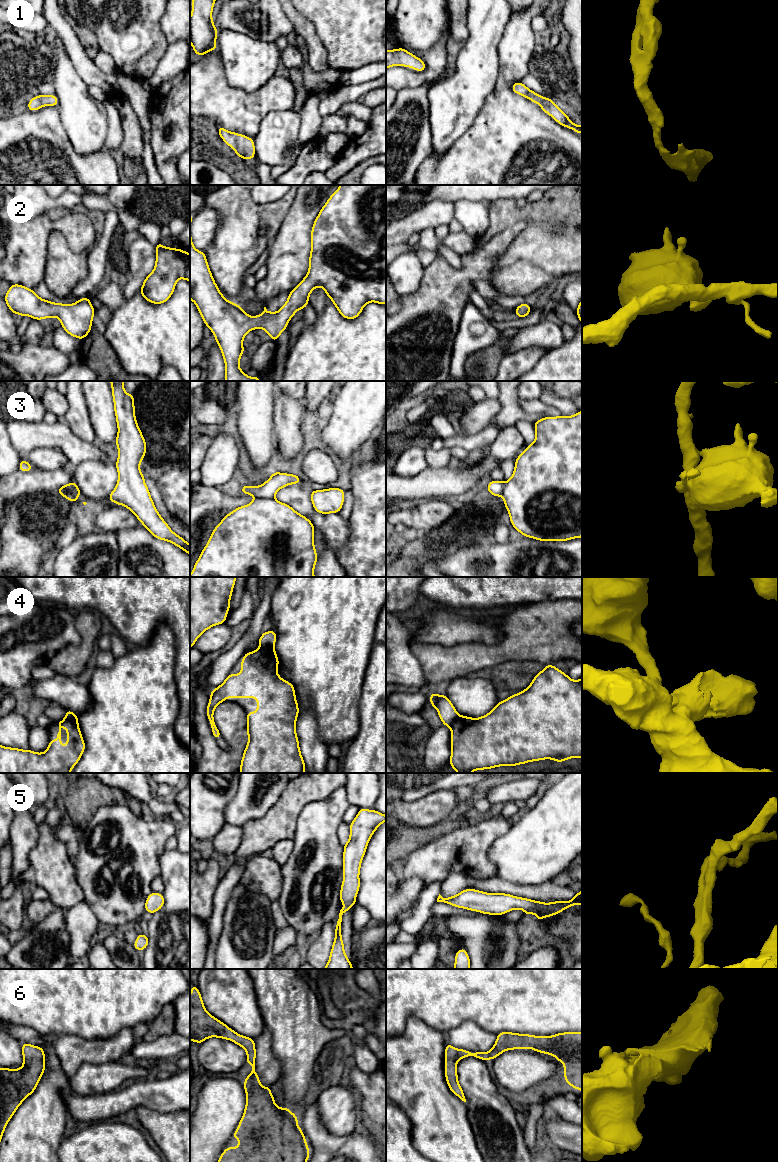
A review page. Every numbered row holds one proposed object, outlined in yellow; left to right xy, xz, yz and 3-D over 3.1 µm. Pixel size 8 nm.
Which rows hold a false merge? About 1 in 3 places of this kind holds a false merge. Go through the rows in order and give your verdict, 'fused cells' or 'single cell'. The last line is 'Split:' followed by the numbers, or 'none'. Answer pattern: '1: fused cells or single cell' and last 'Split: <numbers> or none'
1: single cell
2: single cell
3: fused cells
4: fused cells
5: single cell
6: single cell
Split: 3, 4

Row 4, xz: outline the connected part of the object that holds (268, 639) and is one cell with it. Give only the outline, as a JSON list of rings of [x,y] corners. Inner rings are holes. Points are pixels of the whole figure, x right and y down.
[[[274,630],[263,632],[258,643],[260,646],[274,647],[276,643],[276,632]]]

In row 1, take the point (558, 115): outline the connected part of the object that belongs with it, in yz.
[[[516,82],[511,87],[512,91],[523,97],[526,97],[532,102],[537,103],[541,109],[551,116],[560,125],[570,128],[573,131],[582,134],[582,125],[575,125],[569,117],[557,107],[557,105],[550,98],[545,98],[534,91],[527,88],[522,82]]]

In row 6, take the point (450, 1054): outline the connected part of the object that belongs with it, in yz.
[[[500,1032],[488,1052],[469,1052],[457,1049],[449,1043],[445,1046],[445,1078],[451,1092],[466,1102],[458,1082],[457,1063],[468,1056],[480,1060],[495,1059],[507,1050],[530,1048],[539,1053],[552,1055],[564,1064],[564,1079],[573,1089],[582,1092],[582,1032],[564,1032],[552,1036],[535,1036],[512,1032]]]

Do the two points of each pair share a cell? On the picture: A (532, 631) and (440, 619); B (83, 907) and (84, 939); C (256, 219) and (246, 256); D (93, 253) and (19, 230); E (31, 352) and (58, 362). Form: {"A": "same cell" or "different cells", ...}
{"A": "different cells", "B": "same cell", "C": "same cell", "D": "different cells", "E": "same cell"}

